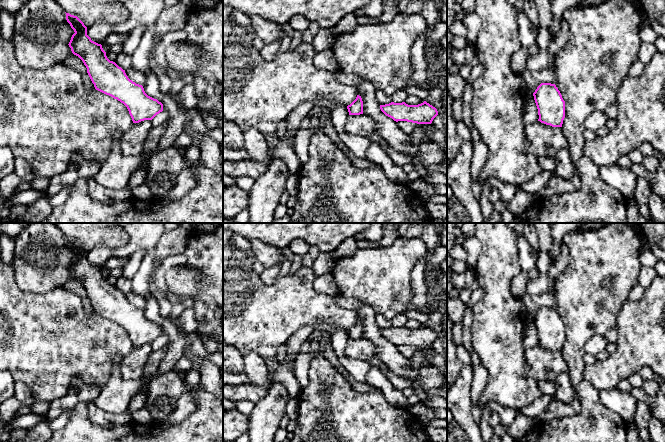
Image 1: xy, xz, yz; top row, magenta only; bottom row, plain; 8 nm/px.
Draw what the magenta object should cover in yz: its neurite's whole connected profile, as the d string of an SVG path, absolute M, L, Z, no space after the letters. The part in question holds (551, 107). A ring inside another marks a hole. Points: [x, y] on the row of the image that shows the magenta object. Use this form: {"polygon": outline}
{"polygon": "M541 83L533 93L541 123L562 127L565 118L565 101L555 84Z"}

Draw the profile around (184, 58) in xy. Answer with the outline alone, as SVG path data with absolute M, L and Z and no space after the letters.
M178 42L169 46L165 52L167 66L169 69L181 74L194 76L203 62L200 49L192 44Z

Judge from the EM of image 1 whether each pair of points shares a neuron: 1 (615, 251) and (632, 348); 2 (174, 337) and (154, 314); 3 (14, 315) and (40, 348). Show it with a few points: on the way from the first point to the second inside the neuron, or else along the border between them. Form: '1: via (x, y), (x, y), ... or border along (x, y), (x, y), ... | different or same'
1: border along (628, 299), (619, 312), (615, 325) | different
2: via (170, 331), (160, 320) | same
3: via (17, 323), (34, 340) | same

